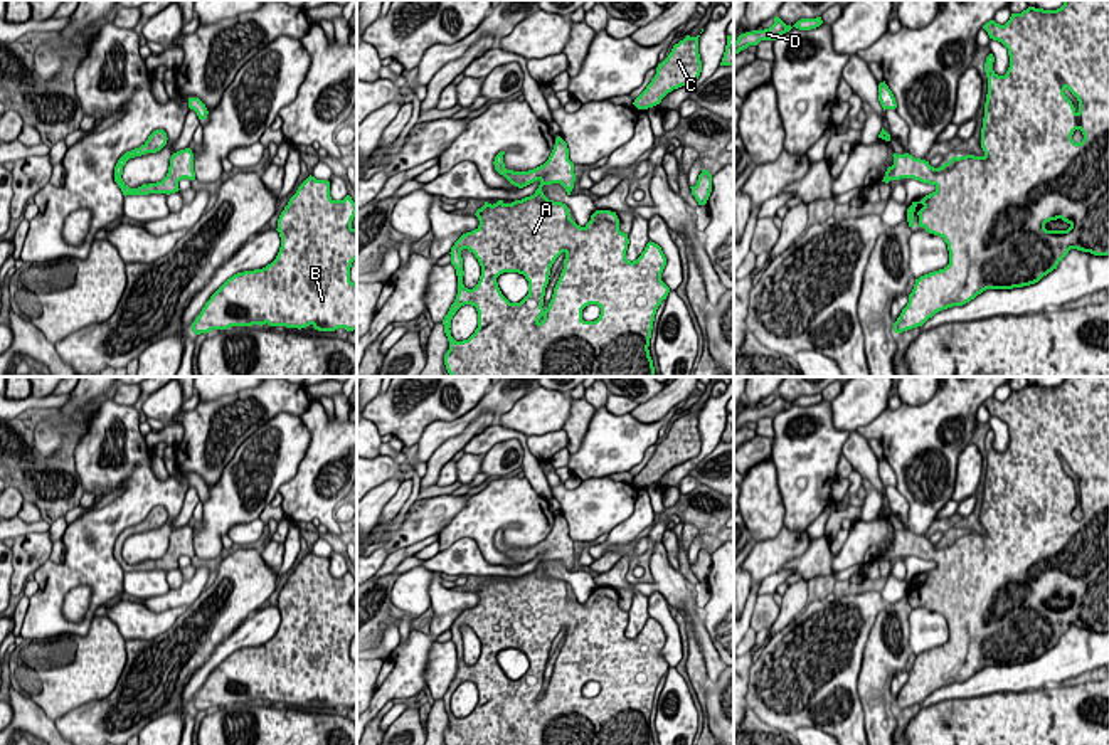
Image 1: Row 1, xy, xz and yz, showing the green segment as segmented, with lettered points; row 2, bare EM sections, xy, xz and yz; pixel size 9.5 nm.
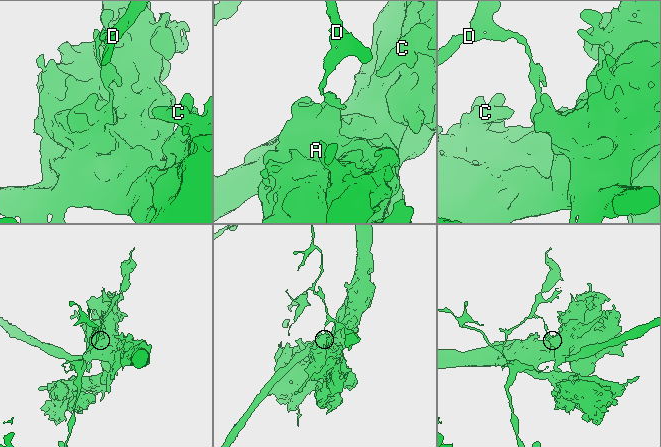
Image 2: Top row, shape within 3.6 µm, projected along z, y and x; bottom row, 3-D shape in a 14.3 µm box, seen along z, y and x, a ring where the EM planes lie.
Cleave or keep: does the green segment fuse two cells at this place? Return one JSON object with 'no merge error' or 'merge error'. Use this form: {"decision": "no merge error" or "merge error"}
{"decision": "merge error"}

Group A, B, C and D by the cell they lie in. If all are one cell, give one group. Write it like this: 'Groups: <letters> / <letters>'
Groups: A B C / D

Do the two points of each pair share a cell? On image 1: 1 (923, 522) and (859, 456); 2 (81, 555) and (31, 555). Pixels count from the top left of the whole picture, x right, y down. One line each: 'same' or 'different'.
1: different
2: different

